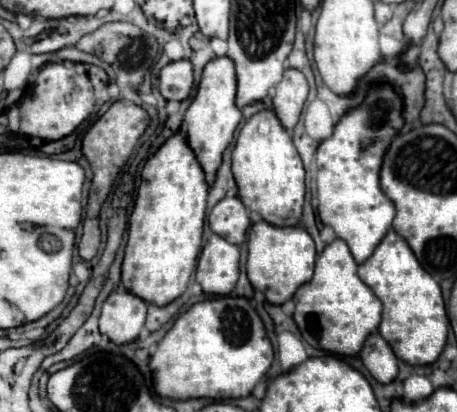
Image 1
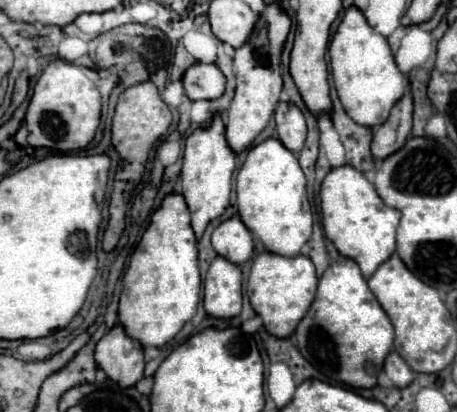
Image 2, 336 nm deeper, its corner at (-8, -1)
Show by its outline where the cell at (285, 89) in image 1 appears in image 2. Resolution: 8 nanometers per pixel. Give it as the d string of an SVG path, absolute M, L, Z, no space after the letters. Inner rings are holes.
M280 101L276 107L276 133L278 139L294 153L298 153L306 139L306 121L298 105L292 101Z

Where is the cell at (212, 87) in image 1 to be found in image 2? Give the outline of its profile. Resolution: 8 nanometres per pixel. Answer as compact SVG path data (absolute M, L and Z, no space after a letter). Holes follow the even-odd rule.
M214 113L212 123L208 127L196 129L186 139L184 165L182 165L182 195L188 201L192 227L198 239L202 237L206 225L224 213L230 201L232 173L236 169L236 153L228 147L224 133L226 133L226 125L222 121L222 113Z

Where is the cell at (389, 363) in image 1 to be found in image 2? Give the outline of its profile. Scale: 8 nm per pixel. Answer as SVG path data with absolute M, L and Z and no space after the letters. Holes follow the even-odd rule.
M390 351L388 353L388 357L384 361L384 373L390 377L390 381L396 387L406 387L414 379L412 369L406 365L406 361L396 351Z

